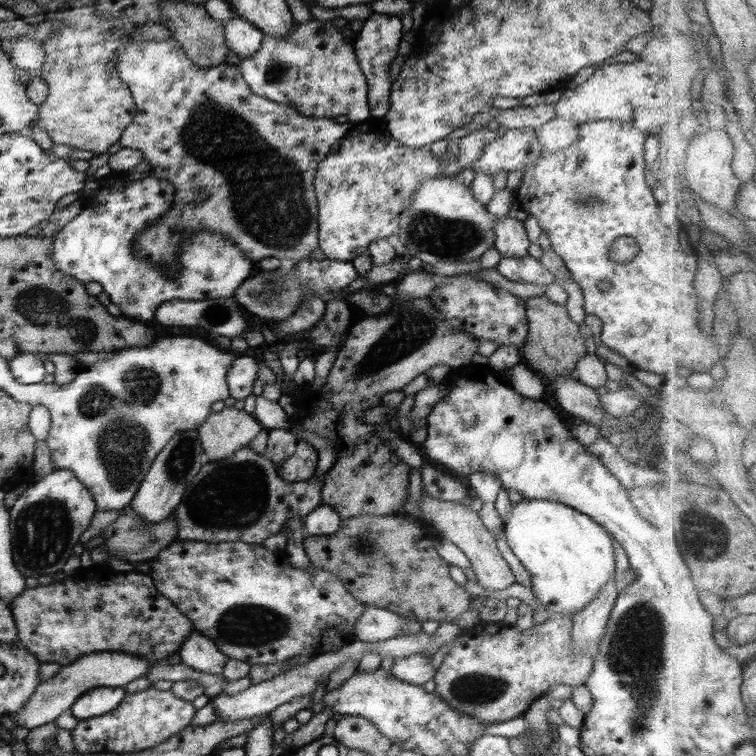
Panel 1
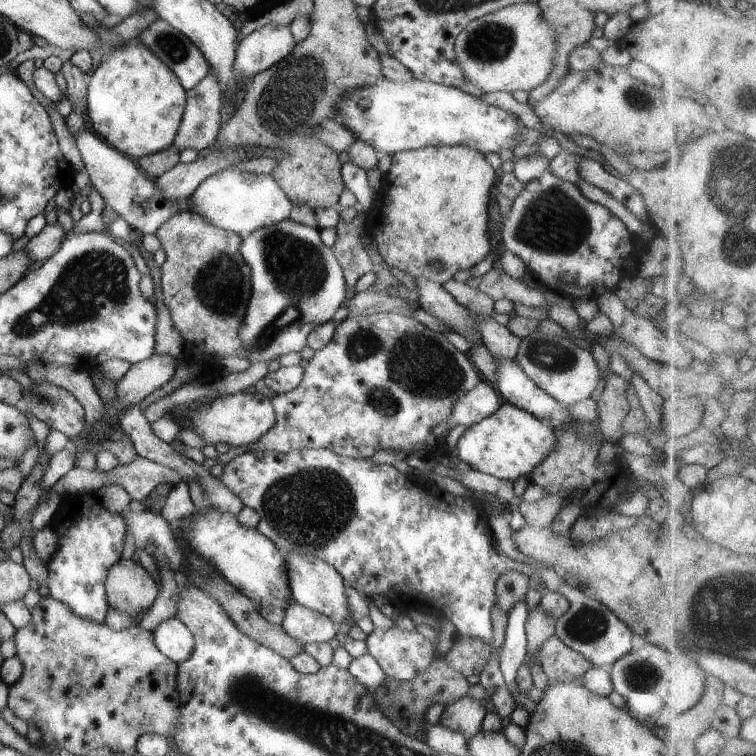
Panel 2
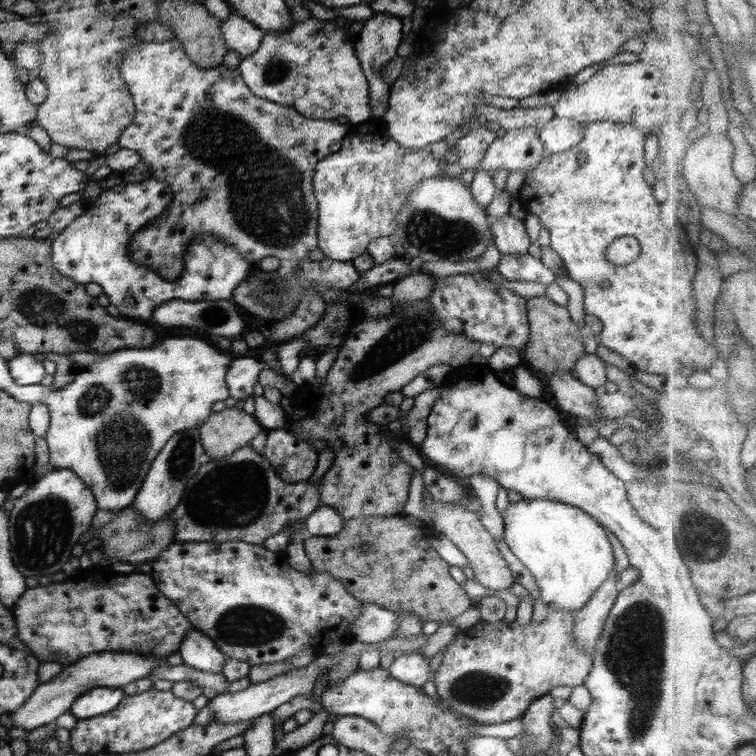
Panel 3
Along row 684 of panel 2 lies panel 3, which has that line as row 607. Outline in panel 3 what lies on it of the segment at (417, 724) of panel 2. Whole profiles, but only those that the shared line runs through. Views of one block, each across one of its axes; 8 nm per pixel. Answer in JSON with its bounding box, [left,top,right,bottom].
[303,516,471,624]

